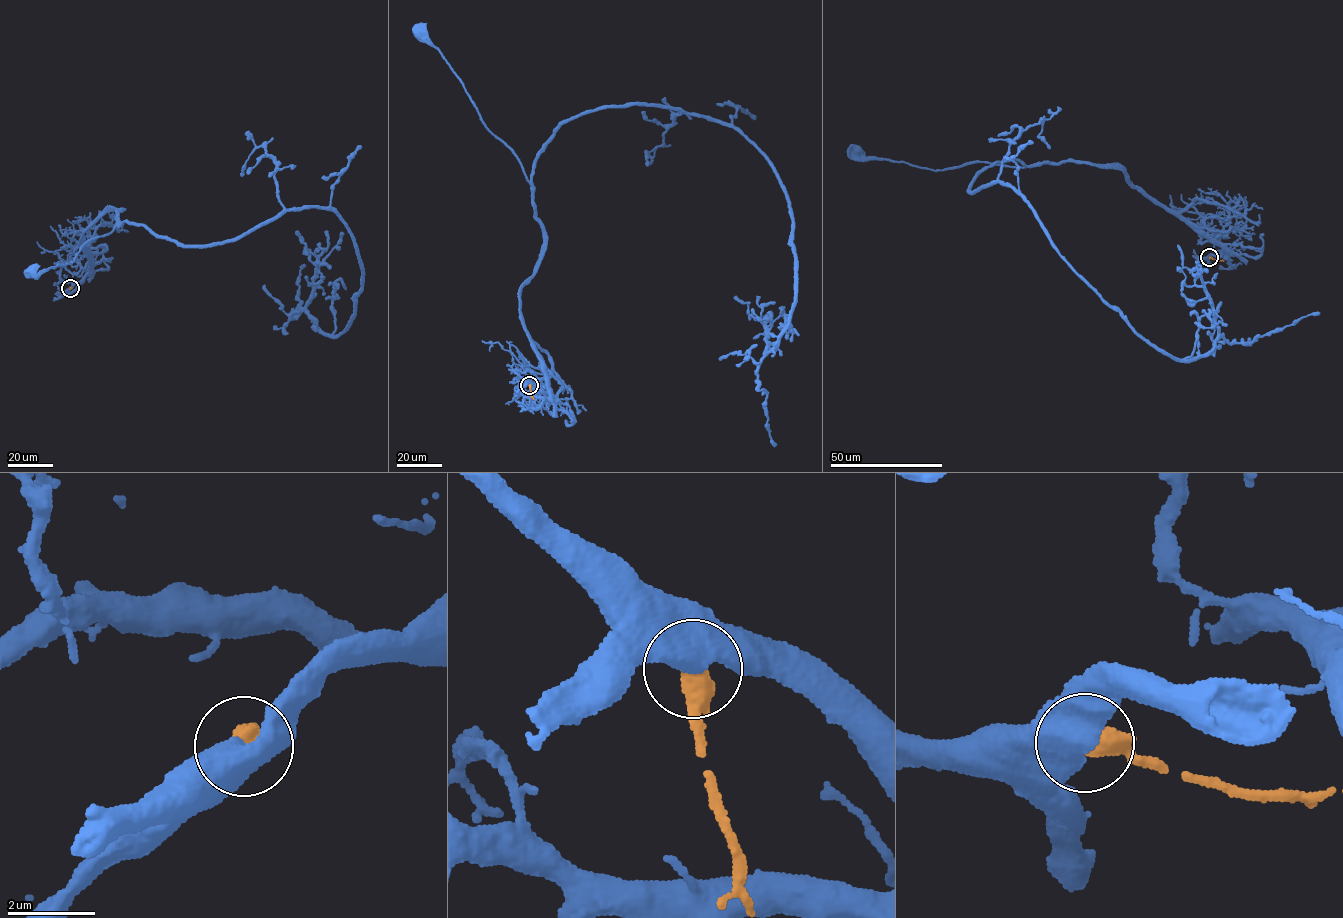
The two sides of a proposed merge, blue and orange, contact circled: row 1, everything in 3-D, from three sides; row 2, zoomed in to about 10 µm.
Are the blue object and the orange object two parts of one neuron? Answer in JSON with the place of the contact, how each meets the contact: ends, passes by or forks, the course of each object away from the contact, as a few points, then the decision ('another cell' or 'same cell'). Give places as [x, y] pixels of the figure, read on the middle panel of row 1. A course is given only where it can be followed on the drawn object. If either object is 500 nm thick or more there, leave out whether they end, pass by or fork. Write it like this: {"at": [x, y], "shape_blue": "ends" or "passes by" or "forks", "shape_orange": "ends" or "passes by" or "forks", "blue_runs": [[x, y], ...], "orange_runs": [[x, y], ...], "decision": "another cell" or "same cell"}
{"at": [529, 385], "blue_runs": [[530, 385], [547, 391], [519, 296], [544, 242], [532, 184], [421, 33]], "orange_runs": [[530, 385], [533, 399]], "decision": "another cell"}

